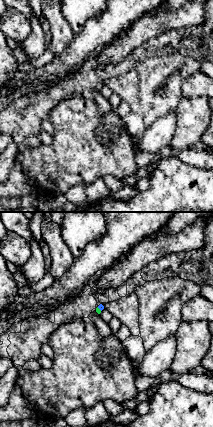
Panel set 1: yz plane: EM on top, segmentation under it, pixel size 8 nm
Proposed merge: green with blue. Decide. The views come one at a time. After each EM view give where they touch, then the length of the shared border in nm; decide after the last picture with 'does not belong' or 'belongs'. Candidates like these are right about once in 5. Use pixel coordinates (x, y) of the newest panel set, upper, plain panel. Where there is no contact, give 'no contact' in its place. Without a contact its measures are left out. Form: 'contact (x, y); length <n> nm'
contact (98, 84); length 50 nm

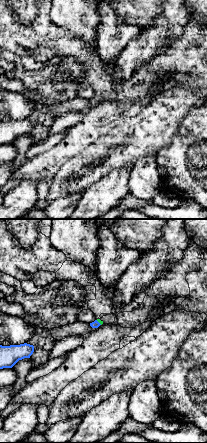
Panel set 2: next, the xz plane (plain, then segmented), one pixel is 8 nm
contact (99, 98); length 60 nm

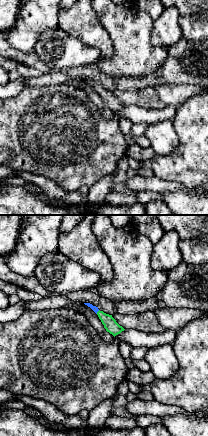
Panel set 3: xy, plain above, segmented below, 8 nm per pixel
contact (97, 88); length 40 nm

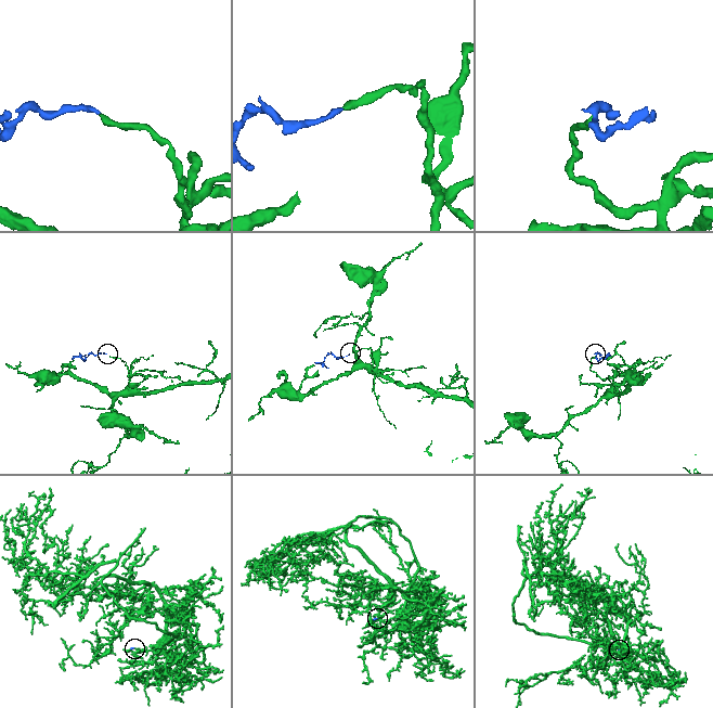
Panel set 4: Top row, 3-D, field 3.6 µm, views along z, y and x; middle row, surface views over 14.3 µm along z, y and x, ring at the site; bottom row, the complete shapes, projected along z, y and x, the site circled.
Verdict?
belongs

